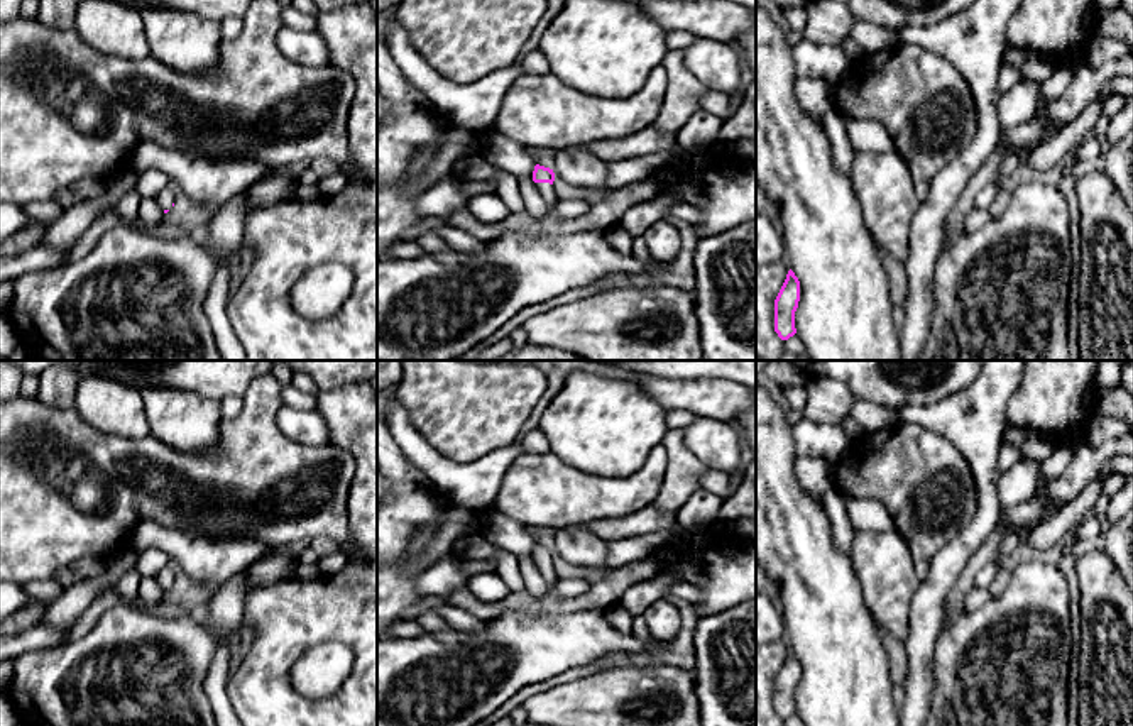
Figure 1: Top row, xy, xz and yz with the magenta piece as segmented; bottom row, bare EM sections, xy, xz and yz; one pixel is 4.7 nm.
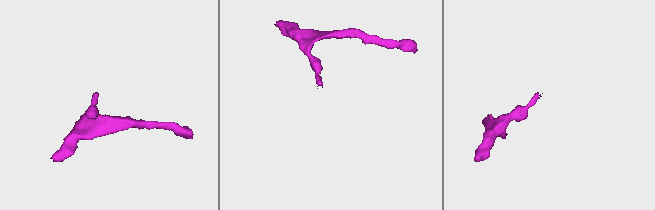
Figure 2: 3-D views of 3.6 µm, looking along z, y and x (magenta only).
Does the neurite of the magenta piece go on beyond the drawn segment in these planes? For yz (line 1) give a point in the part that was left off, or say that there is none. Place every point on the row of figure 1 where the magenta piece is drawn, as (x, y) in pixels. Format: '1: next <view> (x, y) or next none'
1: next none

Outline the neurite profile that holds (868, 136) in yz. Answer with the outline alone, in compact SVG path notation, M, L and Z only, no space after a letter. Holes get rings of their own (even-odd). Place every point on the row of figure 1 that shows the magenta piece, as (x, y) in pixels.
M839 115L842 117L849 132L849 140L857 152L881 154L896 151L888 130L878 120Z

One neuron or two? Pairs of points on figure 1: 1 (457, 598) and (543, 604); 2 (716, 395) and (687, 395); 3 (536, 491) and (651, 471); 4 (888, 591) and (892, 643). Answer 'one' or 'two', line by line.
1: one
2: one
3: one
4: two

